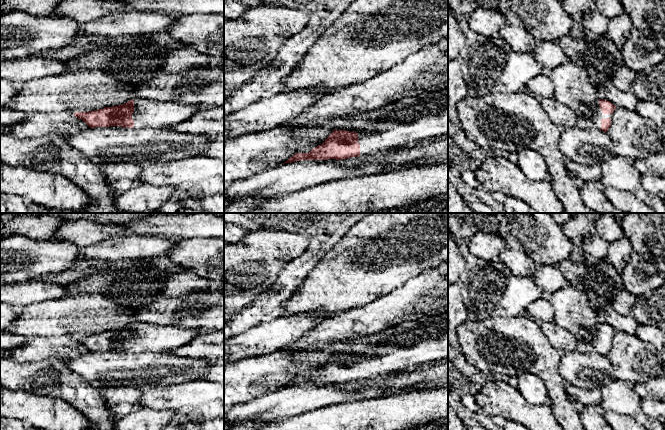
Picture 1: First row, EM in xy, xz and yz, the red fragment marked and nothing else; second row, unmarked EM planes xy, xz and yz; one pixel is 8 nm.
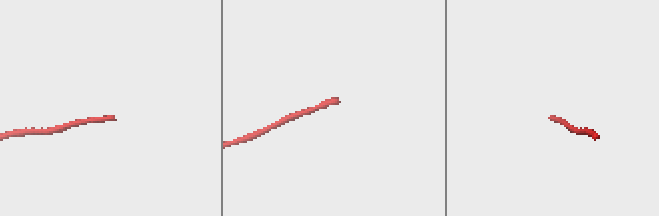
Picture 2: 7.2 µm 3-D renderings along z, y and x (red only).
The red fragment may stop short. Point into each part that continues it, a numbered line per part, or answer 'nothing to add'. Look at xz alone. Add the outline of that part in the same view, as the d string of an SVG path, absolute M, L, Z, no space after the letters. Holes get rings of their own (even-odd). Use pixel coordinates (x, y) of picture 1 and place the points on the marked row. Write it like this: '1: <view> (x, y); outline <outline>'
1: xz (411, 119); outline M448 88L407 96L361 115L331 119L327 125L356 132L360 155L444 135L448 133Z

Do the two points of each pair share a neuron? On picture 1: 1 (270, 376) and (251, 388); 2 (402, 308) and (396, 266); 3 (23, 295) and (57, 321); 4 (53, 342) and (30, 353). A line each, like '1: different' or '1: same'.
1: same
2: different
3: different
4: same

